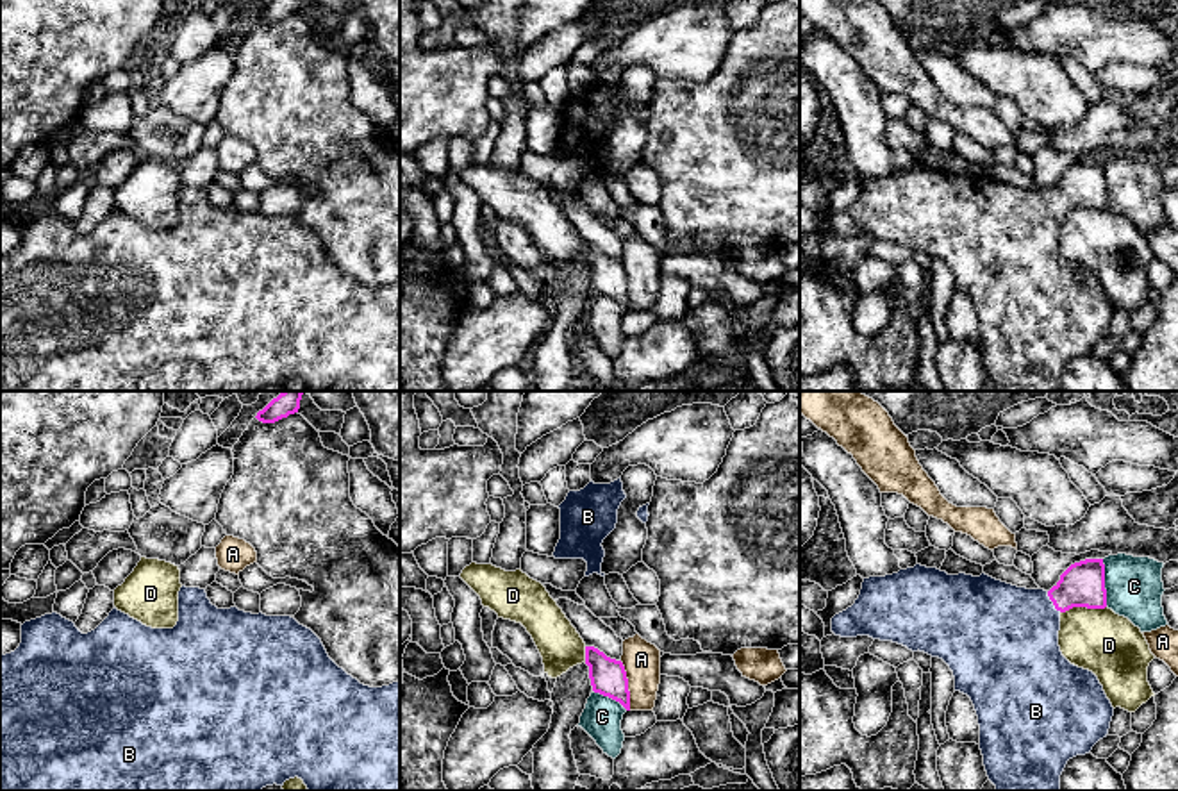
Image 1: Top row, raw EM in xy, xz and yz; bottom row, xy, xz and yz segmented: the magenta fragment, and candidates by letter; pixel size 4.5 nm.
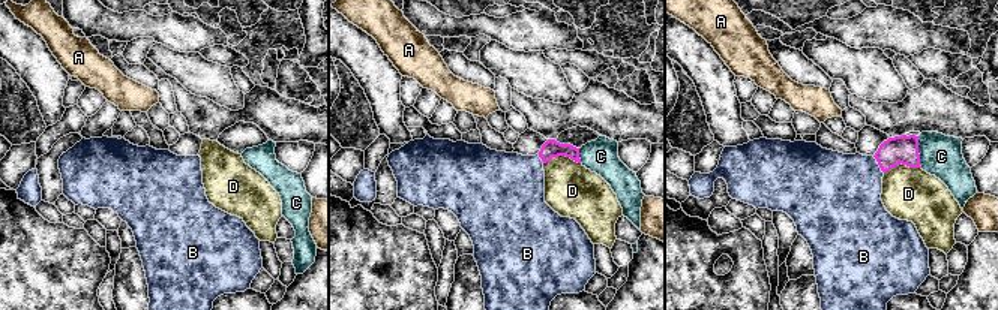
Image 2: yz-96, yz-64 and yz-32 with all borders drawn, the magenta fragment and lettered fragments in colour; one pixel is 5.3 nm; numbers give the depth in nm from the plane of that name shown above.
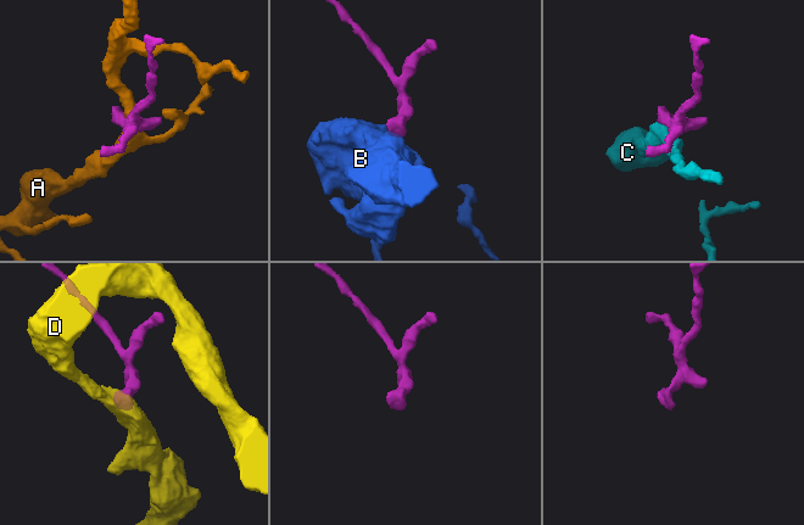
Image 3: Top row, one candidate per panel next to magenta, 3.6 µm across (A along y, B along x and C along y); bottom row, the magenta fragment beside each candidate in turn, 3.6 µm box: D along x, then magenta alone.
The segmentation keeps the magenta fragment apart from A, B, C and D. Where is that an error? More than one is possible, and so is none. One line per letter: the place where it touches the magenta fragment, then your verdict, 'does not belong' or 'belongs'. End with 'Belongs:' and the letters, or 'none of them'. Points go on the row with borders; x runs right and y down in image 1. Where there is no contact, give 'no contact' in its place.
A: xz (627, 686) | does not belong
B: yz (1052, 600) | belongs
C: yz (1103, 582) | does not belong
D: yz (1082, 606) | does not belong
Belongs: B

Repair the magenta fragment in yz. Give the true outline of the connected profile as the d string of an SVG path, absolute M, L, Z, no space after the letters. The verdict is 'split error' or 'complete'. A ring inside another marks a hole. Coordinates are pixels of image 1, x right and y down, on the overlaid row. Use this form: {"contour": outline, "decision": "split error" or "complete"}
{"contour": "M1103 559L1071 564L1049 591L1017 587L985 573L948 575L916 564L892 575L864 579L855 604L832 618L832 632L841 637L869 636L892 641L942 659L953 671L955 691L967 695L975 705L983 766L996 791L1060 791L1060 775L1067 761L1089 754L1107 737L1114 716L1098 677L1071 664L1060 652L1060 614L1073 607L1107 607Z", "decision": "split error"}

